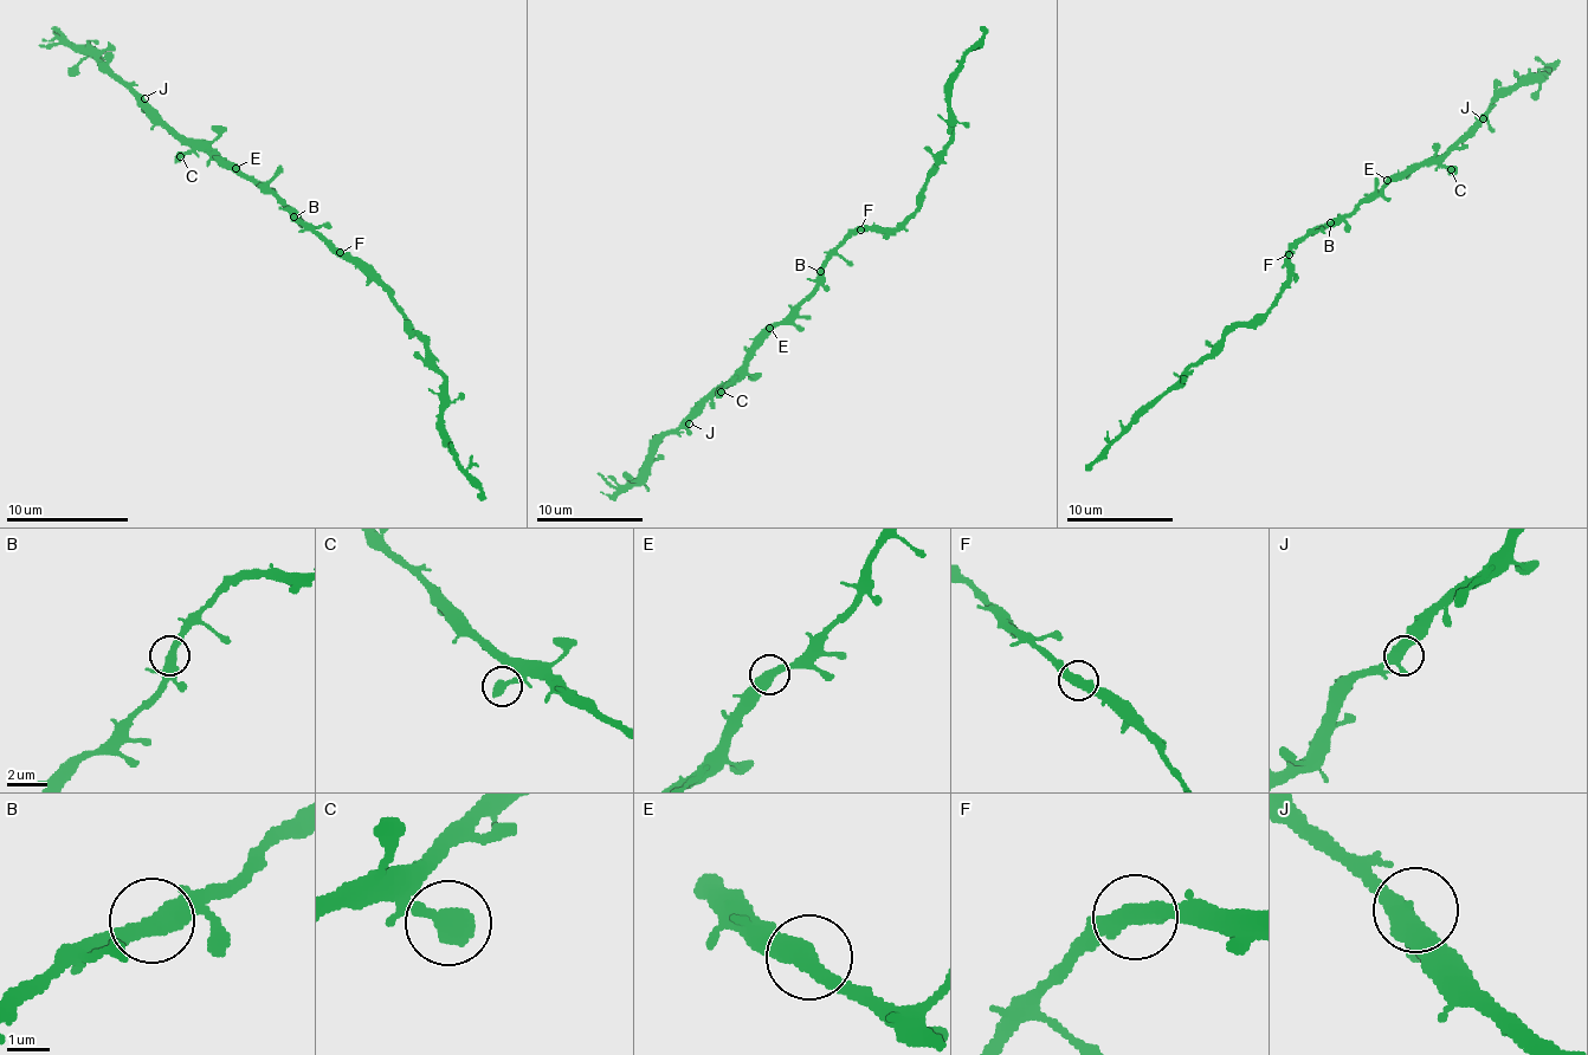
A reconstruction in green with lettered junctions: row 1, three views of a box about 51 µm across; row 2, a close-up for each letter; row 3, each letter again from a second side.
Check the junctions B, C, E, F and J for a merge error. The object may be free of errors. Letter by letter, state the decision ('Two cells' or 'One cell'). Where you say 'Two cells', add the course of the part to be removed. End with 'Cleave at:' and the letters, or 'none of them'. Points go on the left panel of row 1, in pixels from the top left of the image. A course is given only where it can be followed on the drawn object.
B: One cell
C: One cell
E: One cell
F: One cell
J: One cell
Cleave at: none of them

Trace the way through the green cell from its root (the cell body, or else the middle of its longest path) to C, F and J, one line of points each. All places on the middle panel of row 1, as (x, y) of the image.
C: (833, 256), (822, 269), (822, 279), (769, 332), (756, 354), (721, 392)
F: (833, 256), (859, 228)
J: (833, 256), (822, 269), (822, 279), (689, 424)

